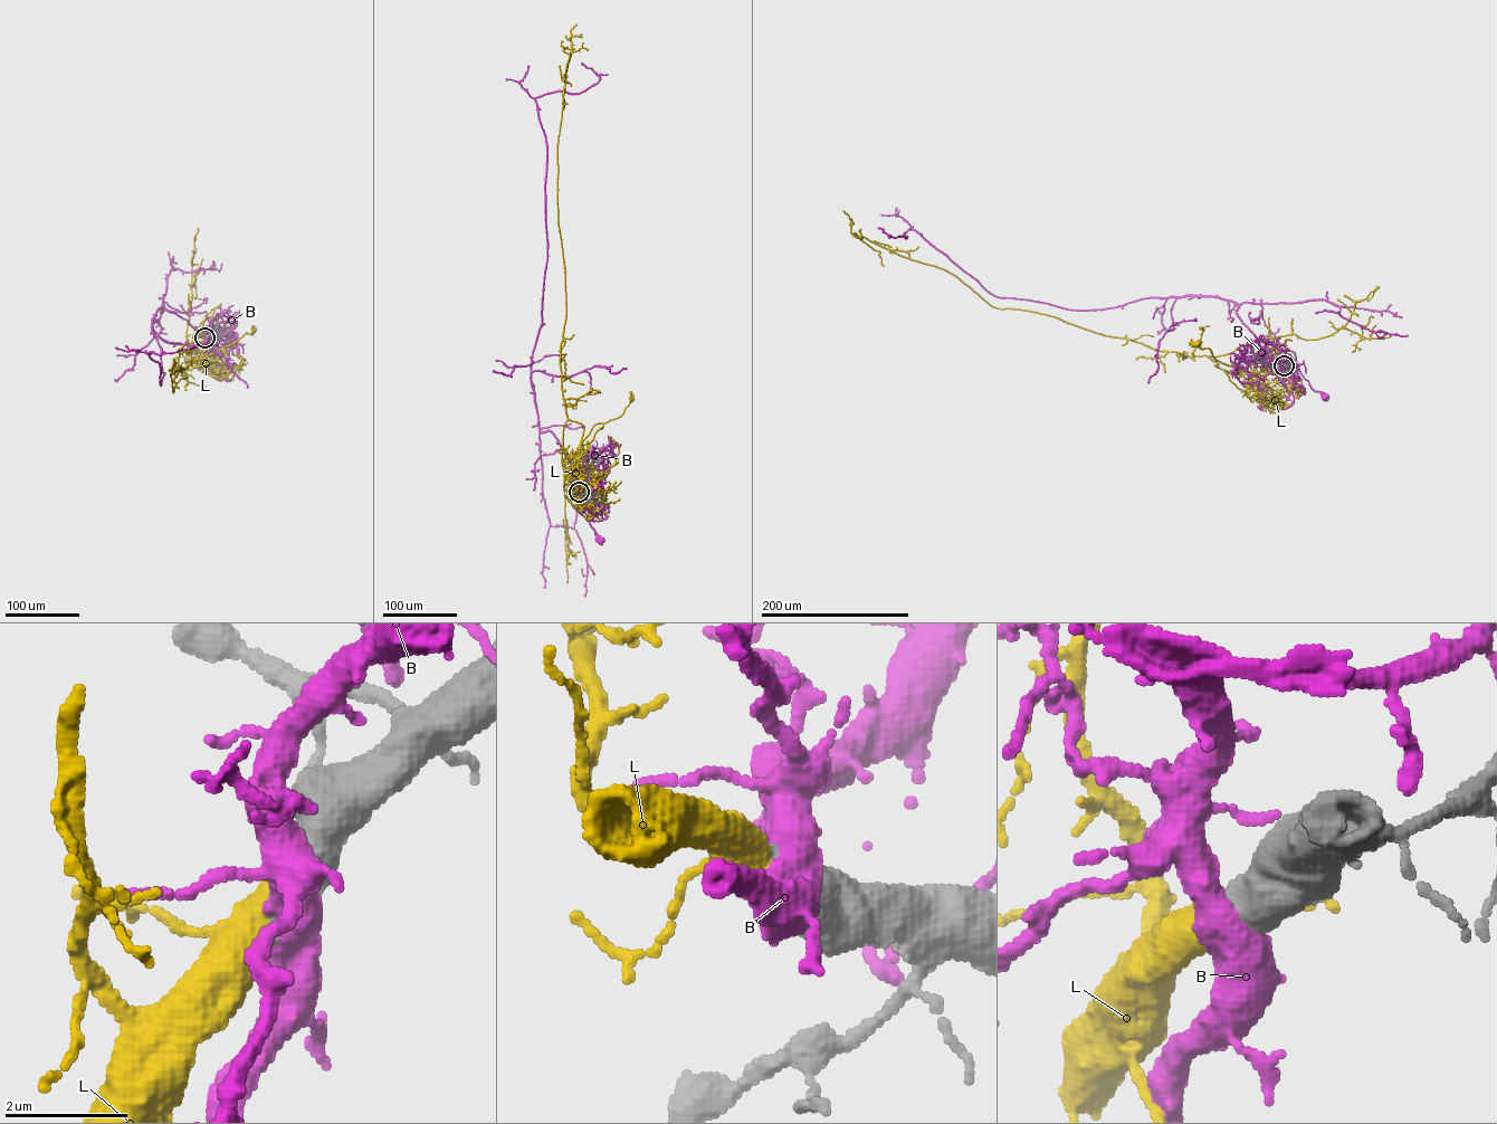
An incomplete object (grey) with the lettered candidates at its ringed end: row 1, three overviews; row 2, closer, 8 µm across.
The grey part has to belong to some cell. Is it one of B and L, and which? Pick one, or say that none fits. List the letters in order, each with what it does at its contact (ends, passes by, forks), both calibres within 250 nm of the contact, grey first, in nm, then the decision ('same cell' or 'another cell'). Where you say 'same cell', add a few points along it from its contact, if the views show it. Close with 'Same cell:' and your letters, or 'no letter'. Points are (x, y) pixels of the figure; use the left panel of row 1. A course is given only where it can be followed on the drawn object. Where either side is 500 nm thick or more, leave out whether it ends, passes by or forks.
B: 650 nm thick on the grey side, 600 nm on the other; another cell
L: 650 nm thick on the grey side, 440 nm on the other; same cell; it runs (204, 337), (194, 351), (199, 359), (253, 330)
Same cell: L

